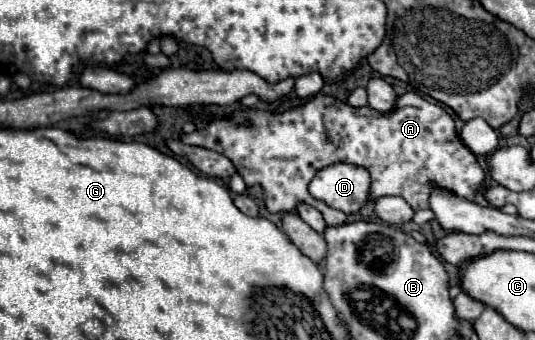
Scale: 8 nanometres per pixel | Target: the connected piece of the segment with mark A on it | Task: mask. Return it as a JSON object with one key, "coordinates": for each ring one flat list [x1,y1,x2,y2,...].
{"coordinates":[[315,95,303,105,281,113,237,109,213,119,203,129,185,133,181,141,229,157,247,187,263,187,263,201,269,213,295,211,295,205,305,201,323,213,327,225,341,225,343,213,317,201,309,193,309,183,317,171,333,163,365,167,373,177,373,193,377,197,399,195,415,211,429,209,429,195,435,187,475,201,485,181,485,171,459,139,453,117,443,107,427,101,423,101,423,107,399,107,385,115,359,115,359,111,335,97]]}

